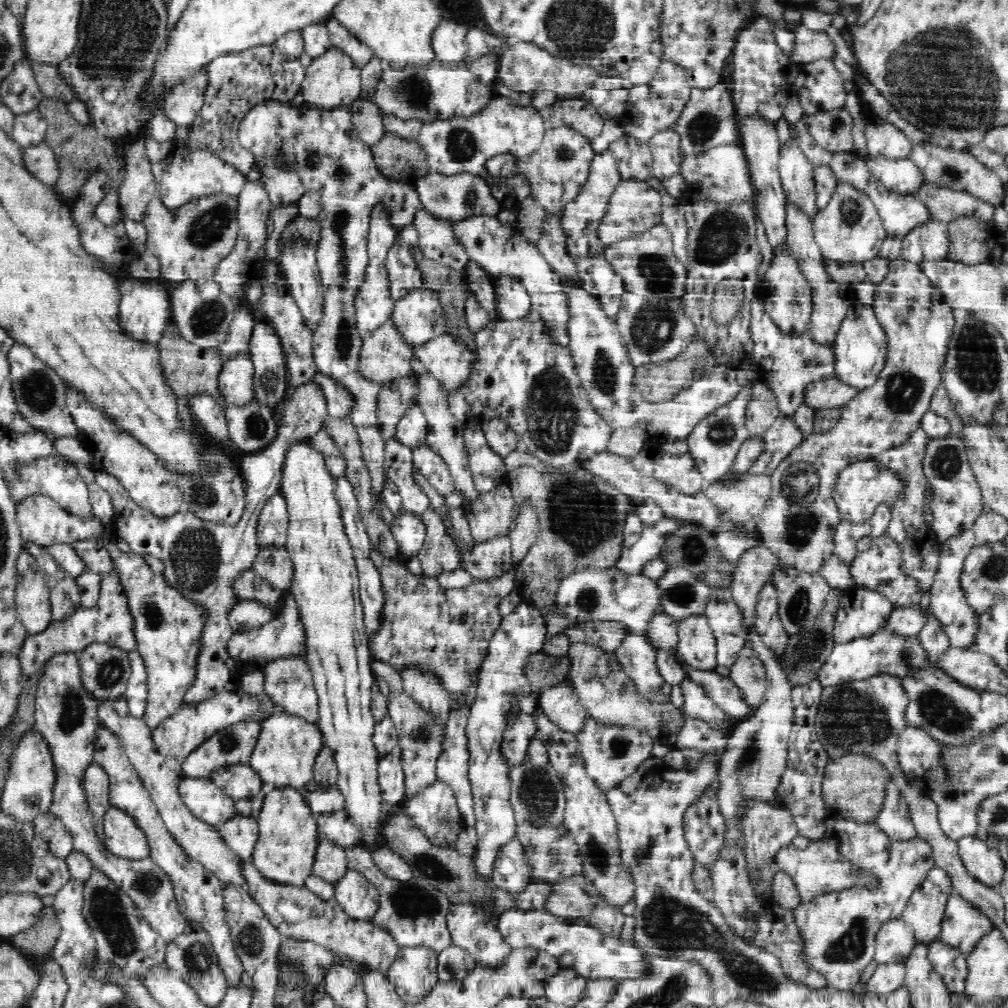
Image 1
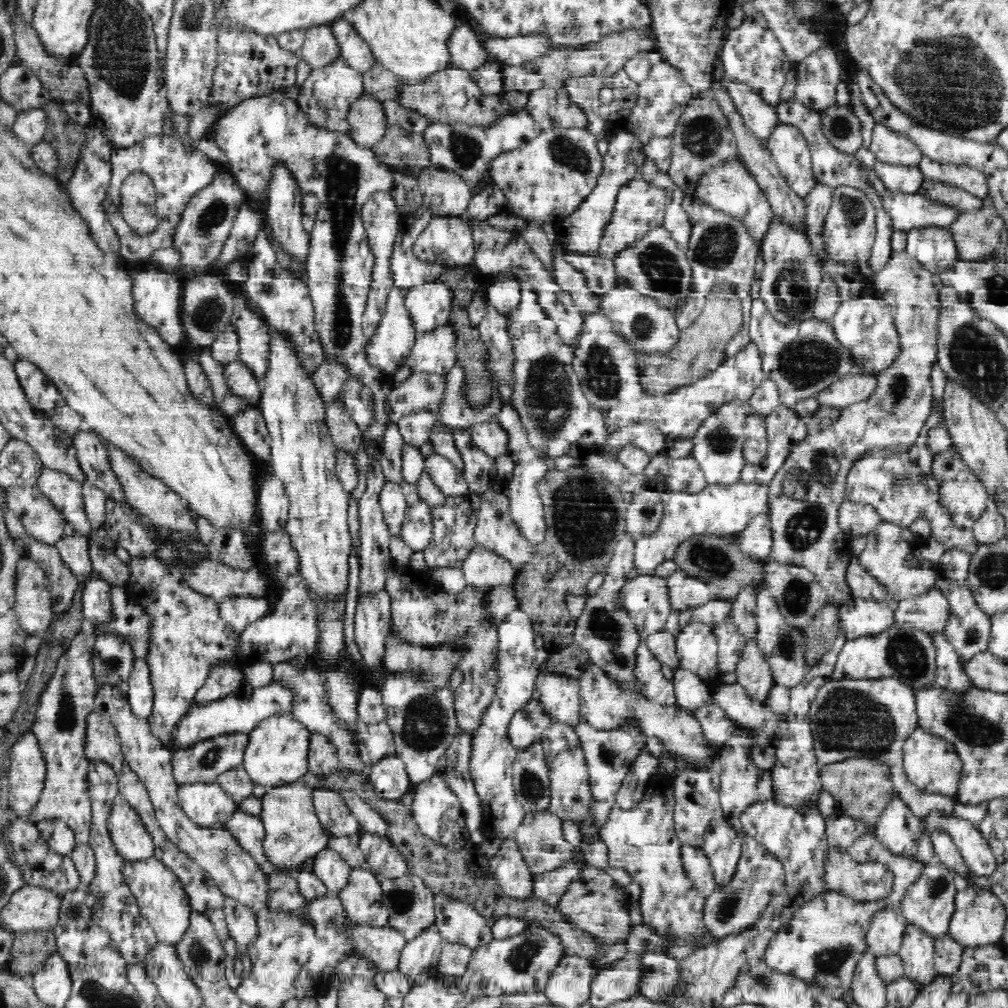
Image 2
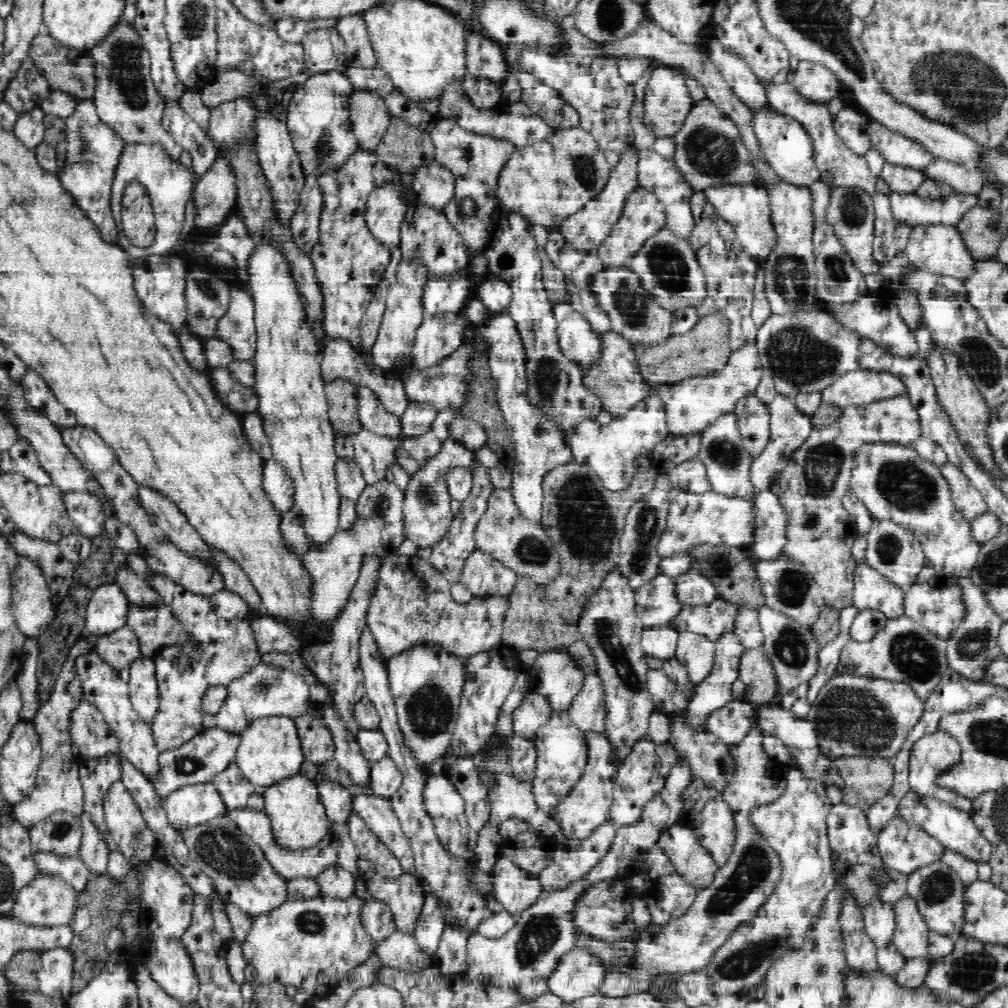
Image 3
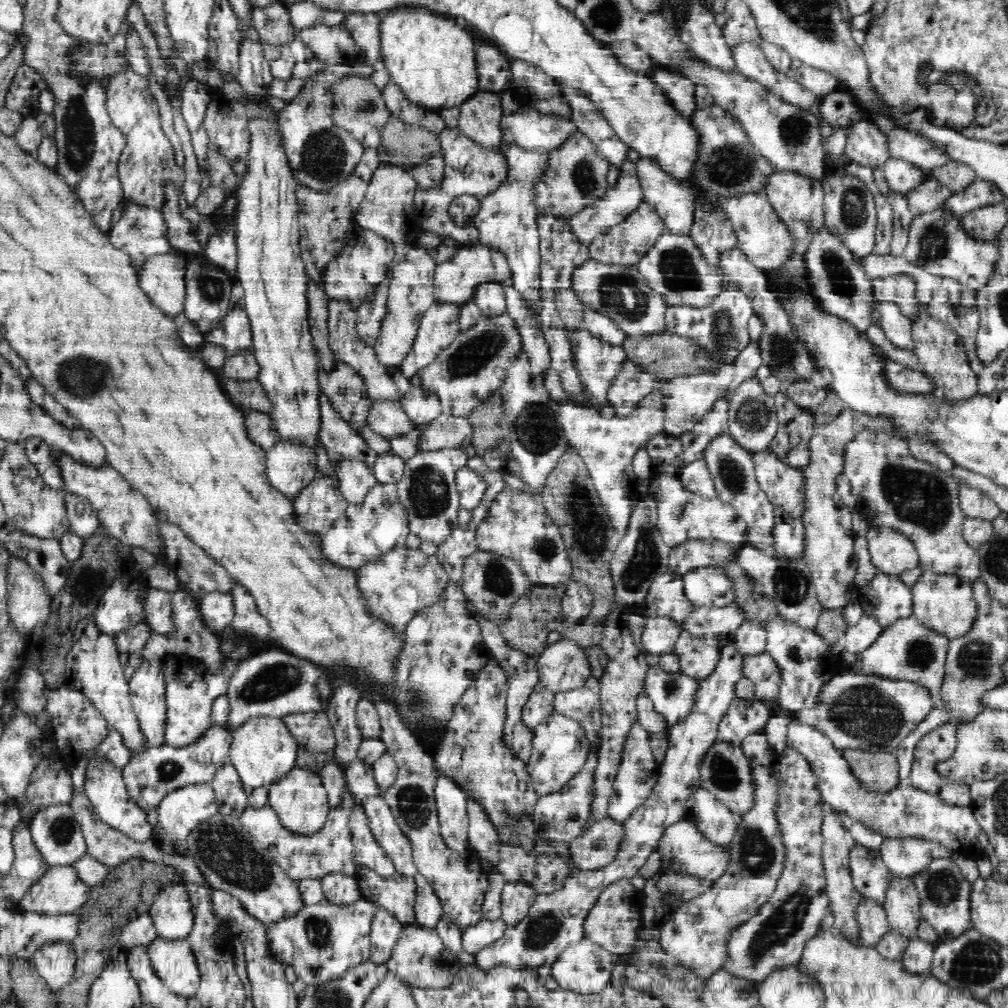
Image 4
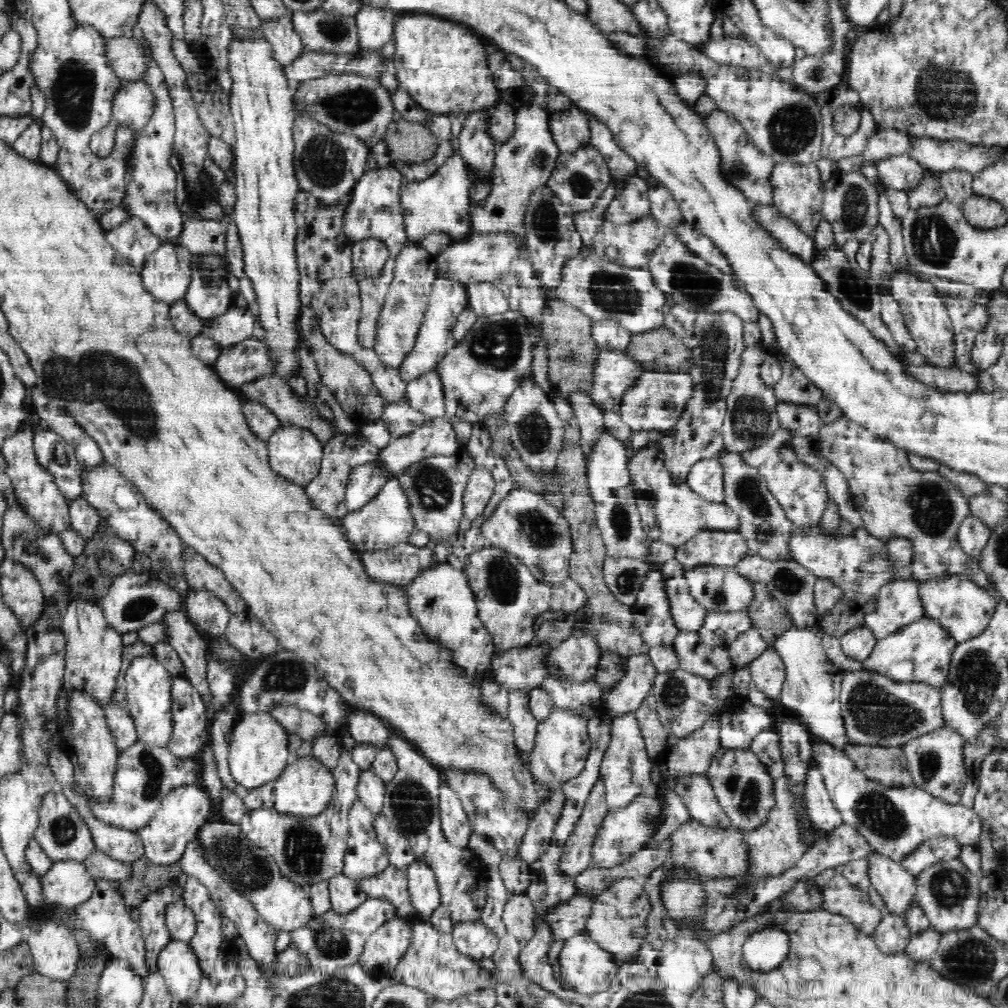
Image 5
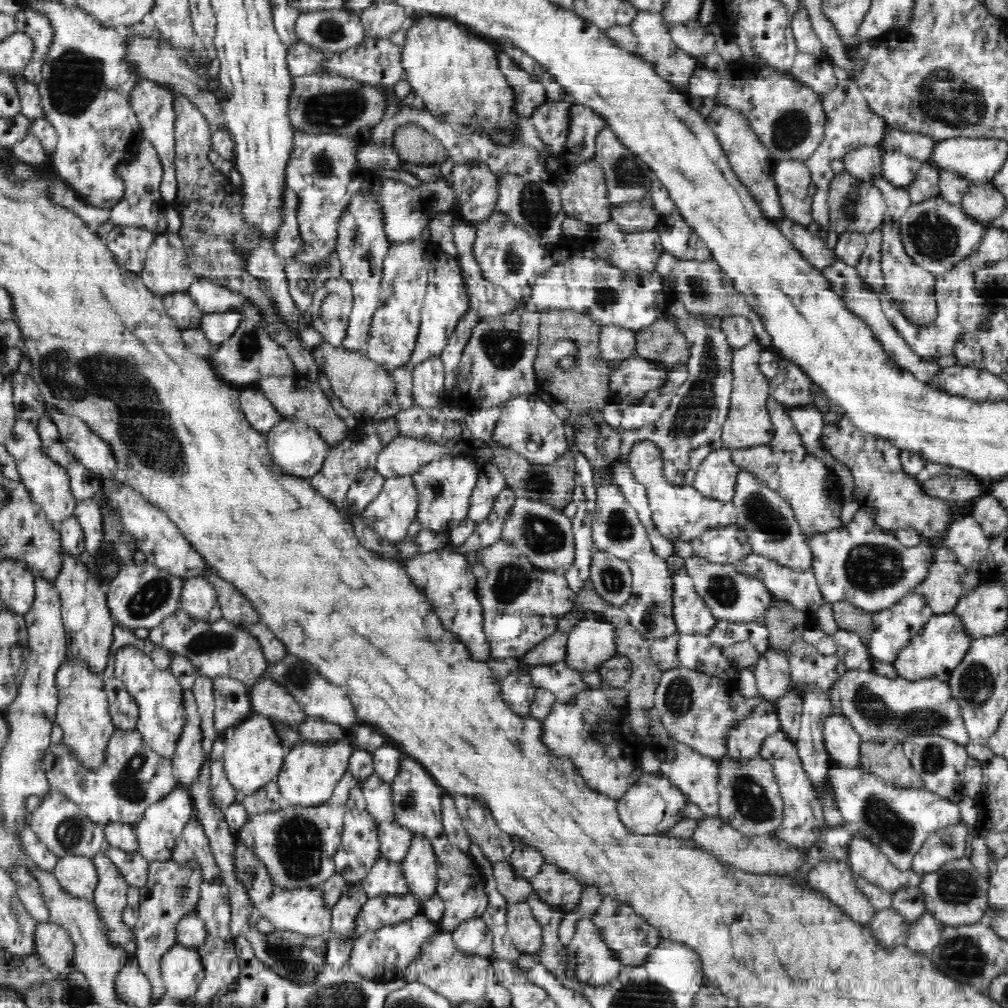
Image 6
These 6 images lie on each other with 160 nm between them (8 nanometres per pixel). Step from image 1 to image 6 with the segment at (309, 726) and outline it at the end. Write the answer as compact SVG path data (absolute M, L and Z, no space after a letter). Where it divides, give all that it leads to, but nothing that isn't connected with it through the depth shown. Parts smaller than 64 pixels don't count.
M252 711L245 720L230 728L223 754L223 766L232 786L245 795L251 795L268 782L277 780L285 756L286 750L276 733L274 721Z

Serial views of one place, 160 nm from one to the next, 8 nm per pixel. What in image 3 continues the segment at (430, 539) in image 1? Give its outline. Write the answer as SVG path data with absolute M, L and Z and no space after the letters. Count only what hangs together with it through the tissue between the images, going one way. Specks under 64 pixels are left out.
M476 466L473 471L472 494L468 495L466 500L462 501L459 511L452 513L452 523L446 536L436 542L432 548L432 555L429 558L430 565L440 571L449 581L460 581L465 566L465 561L472 555L476 548L474 543L474 534L480 517L484 514L487 507L489 494L495 489L492 485L487 468Z

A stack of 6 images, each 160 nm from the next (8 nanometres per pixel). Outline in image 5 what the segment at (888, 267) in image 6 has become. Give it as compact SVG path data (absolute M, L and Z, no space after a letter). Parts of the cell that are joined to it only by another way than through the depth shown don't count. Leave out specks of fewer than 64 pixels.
M889 271L889 290L898 304L898 311L905 326L915 342L915 351L925 358L925 362L934 368L956 367L955 329L943 299L934 286L926 280L907 272Z

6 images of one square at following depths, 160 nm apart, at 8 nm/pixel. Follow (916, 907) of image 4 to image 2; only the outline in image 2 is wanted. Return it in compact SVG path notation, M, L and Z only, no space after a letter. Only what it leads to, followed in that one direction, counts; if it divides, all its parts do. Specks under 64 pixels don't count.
M906 924L899 955L903 960L904 977L919 987L928 987L938 975L934 968L934 941L915 926Z

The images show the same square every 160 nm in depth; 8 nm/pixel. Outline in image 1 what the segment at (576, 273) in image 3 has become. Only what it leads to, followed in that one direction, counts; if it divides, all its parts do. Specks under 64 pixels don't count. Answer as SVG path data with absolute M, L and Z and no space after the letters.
M601 255L575 261L581 287L600 301L604 312L615 320L622 306L624 280Z

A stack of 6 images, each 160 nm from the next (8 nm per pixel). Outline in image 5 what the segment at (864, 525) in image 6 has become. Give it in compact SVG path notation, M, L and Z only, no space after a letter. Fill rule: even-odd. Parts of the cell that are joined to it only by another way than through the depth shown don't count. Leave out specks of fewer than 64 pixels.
M792 525L792 534L787 544L792 561L808 568L817 578L836 581L836 585L843 589L847 597L856 599L865 607L886 581L893 580L894 567L890 567L886 561L884 542L873 538L866 528L855 529L855 536L841 536L841 540L838 541L824 537L822 532L814 527ZM834 540L837 542L834 543Z

